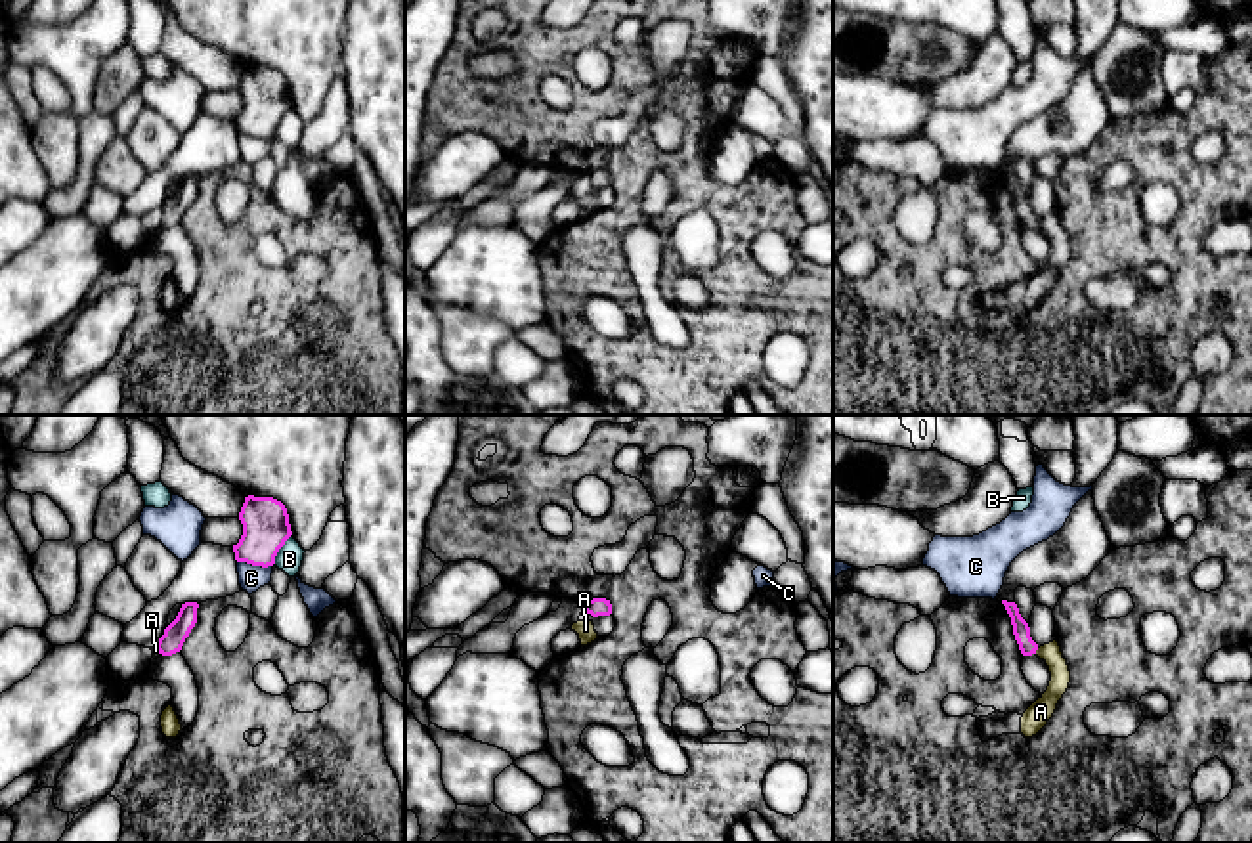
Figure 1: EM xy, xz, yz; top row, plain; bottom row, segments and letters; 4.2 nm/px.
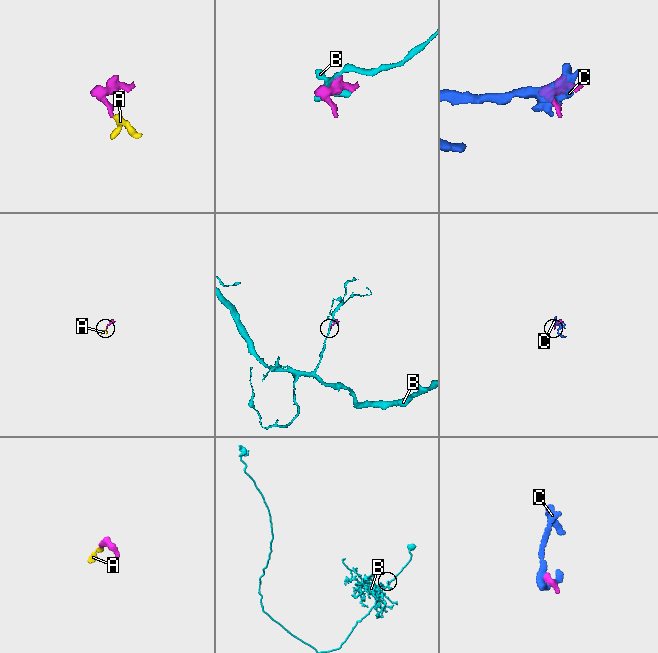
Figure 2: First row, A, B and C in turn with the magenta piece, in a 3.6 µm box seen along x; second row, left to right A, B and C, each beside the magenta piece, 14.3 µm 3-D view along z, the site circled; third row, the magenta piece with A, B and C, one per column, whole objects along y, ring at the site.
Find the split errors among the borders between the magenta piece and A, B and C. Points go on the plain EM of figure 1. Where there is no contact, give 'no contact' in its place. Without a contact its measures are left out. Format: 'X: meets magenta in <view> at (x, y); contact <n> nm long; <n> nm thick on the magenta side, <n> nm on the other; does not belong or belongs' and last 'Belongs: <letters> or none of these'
A: meets magenta in yz at (1036, 220); contact 30 nm long; 70 nm thick on the magenta side, 90 nm on the other; belongs
B: meets magenta in xy at (280, 119); contact 160 nm long; 200 nm thick on the magenta side, 110 nm on the other; does not belong
C: meets magenta in xy at (255, 136); contact 150 nm long; 200 nm thick on the magenta side, 110 nm on the other; does not belong
Belongs: A

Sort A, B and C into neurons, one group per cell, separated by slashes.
A / B / C

